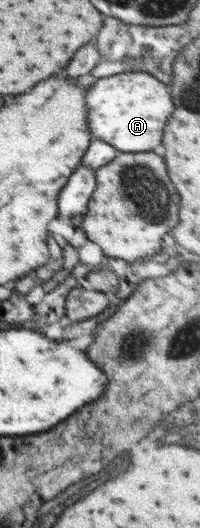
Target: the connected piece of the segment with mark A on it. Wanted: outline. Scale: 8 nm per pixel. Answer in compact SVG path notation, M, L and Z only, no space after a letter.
M127 71L107 78L93 79L85 93L88 110L88 129L93 138L112 144L119 152L151 152L157 144L161 144L163 128L167 118L173 114L175 106L171 100L169 84L157 80L146 72Z

